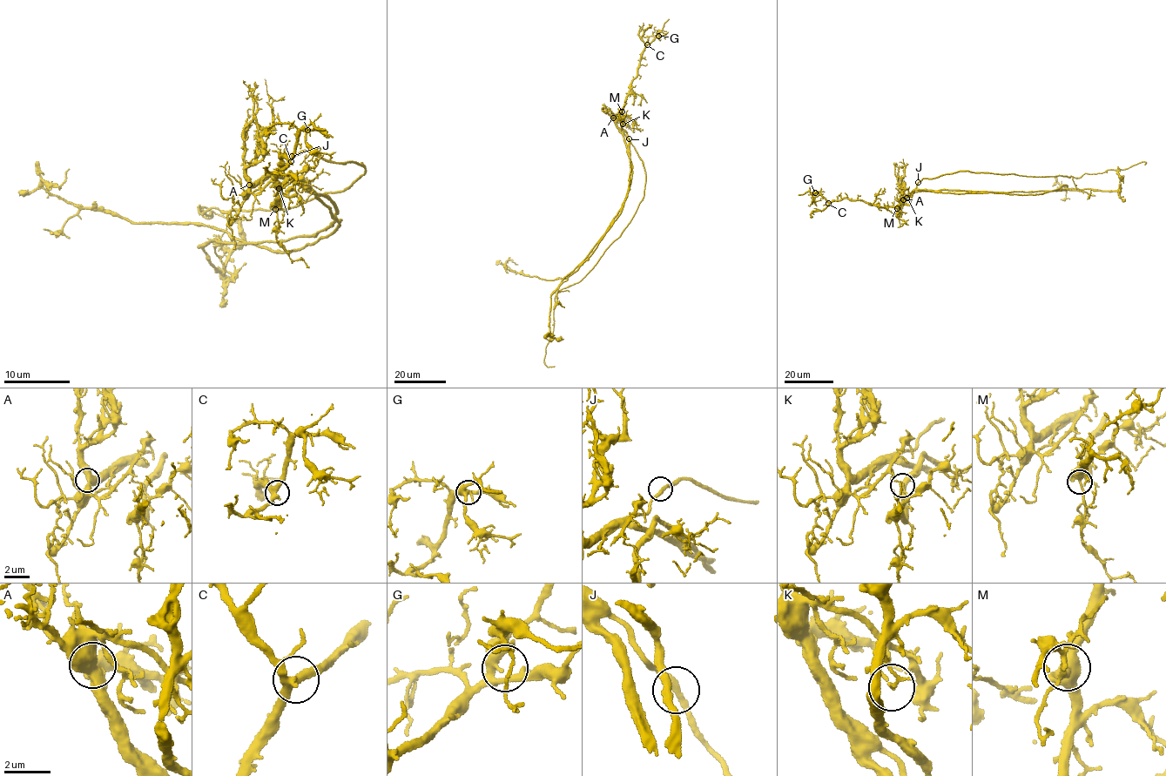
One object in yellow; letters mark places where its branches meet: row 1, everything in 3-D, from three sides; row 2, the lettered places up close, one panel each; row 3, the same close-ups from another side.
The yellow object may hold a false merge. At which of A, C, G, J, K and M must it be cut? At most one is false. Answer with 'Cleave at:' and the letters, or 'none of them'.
Cleave at: K

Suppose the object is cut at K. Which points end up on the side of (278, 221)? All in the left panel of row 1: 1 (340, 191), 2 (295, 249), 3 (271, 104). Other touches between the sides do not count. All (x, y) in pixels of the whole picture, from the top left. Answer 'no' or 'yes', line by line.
1: no
2: yes
3: no

